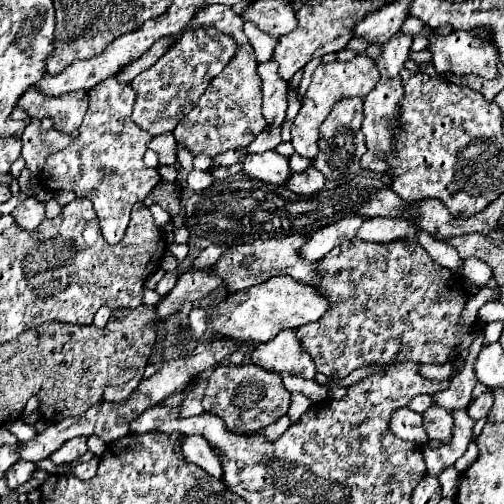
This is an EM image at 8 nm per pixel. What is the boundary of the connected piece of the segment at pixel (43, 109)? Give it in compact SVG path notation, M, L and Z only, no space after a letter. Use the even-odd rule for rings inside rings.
M32 87L18 99L18 107L22 107L30 117L50 117L54 127L62 133L72 133L80 127L84 113L88 109L88 93L68 93L66 97L42 97Z

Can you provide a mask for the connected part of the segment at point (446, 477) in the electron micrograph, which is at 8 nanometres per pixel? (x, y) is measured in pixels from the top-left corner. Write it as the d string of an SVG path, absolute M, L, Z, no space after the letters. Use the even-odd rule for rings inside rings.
M450 467L438 477L438 481L442 485L442 495L448 499L454 499L458 491L458 483L460 483L460 473L454 467Z

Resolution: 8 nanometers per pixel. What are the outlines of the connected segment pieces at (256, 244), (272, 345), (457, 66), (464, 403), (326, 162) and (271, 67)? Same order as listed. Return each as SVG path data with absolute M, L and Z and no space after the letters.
M284 235L284 237L276 237L276 239L266 239L266 241L258 239L252 243L236 245L232 249L228 249L212 269L226 281L224 289L230 293L246 289L250 285L264 283L270 277L278 277L278 275L290 275L302 283L312 285L318 279L318 261L308 261L300 255L300 247L306 241L308 241L308 235Z
M284 329L274 341L268 341L266 345L256 345L252 363L272 369L274 373L290 371L304 379L314 379L318 373L312 357L304 351L294 329Z
M428 31L428 49L432 51L432 61L436 65L436 71L452 71L456 75L480 75L486 79L498 77L498 49L490 43L484 41L470 31L452 31L448 37L438 37L432 31Z
M481 333L470 345L466 365L462 367L462 373L452 375L450 389L446 389L446 393L432 395L446 411L462 409L462 407L468 407L472 403L472 389L478 381L474 377L474 357L478 355L478 349L483 346L484 337L484 333Z
M362 97L340 99L320 125L320 141L318 141L320 153L314 159L314 167L328 179L350 179L360 171L360 157L366 153L366 137L362 133L362 119L364 119L362 105L364 105Z
M268 61L258 65L258 75L262 79L264 105L262 113L270 125L282 125L286 119L286 91L288 83L278 75L278 63Z

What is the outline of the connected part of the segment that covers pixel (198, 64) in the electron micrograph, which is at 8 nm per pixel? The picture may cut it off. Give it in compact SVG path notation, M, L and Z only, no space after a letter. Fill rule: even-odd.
M216 27L184 31L182 37L150 69L142 71L130 83L130 87L136 91L132 121L150 135L174 131L180 119L194 109L206 91L206 85L224 69L224 65L228 65L228 61L232 61L234 49L232 37L226 37Z

